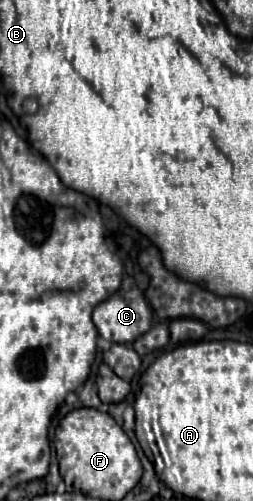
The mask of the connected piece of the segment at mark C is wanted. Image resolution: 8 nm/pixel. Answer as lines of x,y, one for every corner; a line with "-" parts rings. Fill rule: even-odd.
131,277
123,281
123,287
99,303
93,311
93,323
99,335
113,343
133,343
139,335
151,327
153,313

